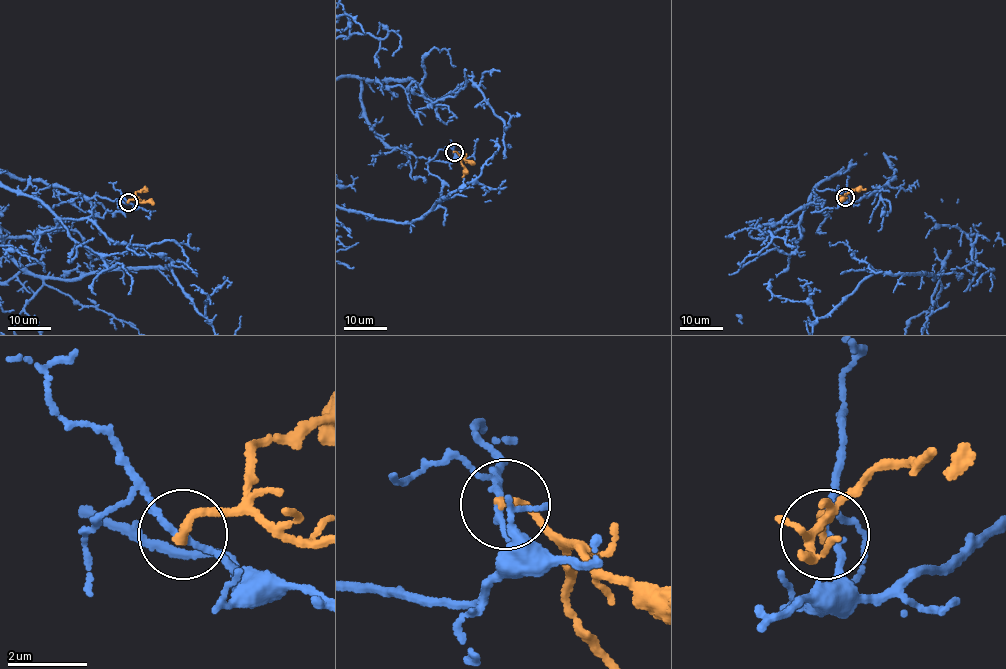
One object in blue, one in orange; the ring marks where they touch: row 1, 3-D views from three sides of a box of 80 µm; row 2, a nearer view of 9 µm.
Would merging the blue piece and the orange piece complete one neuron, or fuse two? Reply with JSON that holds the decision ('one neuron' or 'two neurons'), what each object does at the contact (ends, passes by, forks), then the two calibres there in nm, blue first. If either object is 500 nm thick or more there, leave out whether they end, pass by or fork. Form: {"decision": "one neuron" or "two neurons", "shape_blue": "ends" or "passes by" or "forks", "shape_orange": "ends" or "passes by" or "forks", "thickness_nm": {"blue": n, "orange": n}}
{"decision": "two neurons", "shape_blue": "passes by", "shape_orange": "ends", "thickness_nm": {"blue": 150, "orange": 200}}

